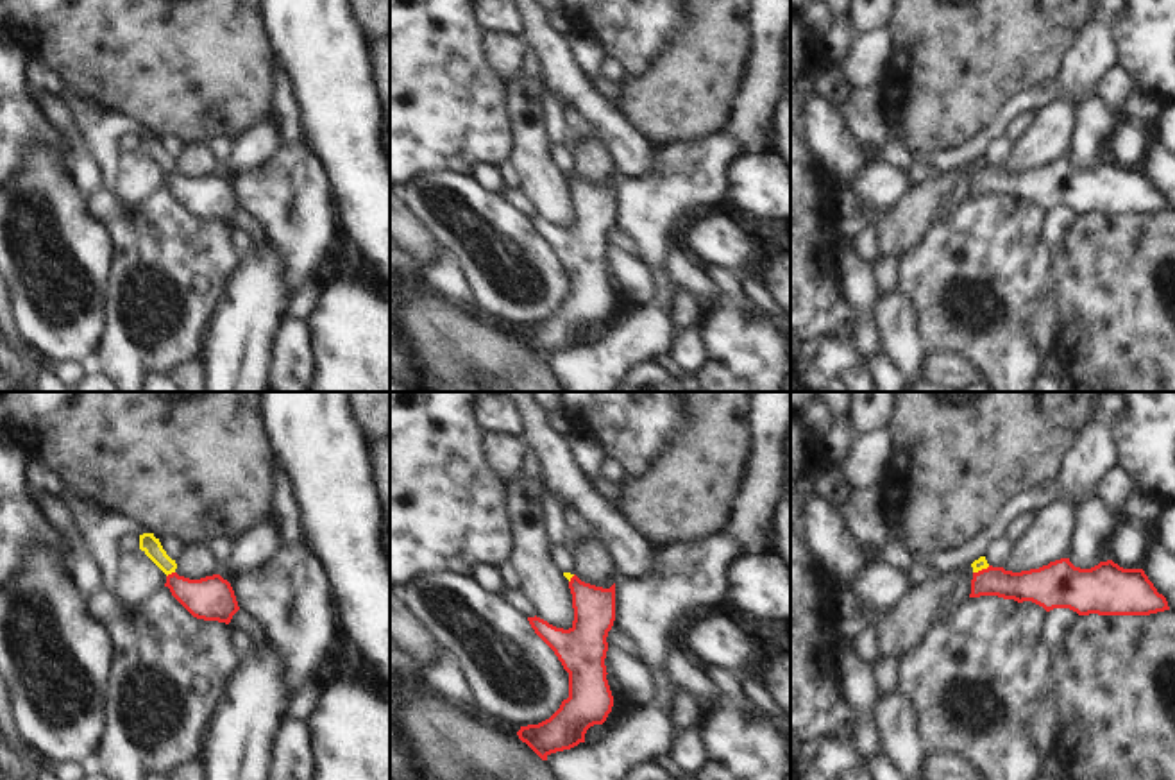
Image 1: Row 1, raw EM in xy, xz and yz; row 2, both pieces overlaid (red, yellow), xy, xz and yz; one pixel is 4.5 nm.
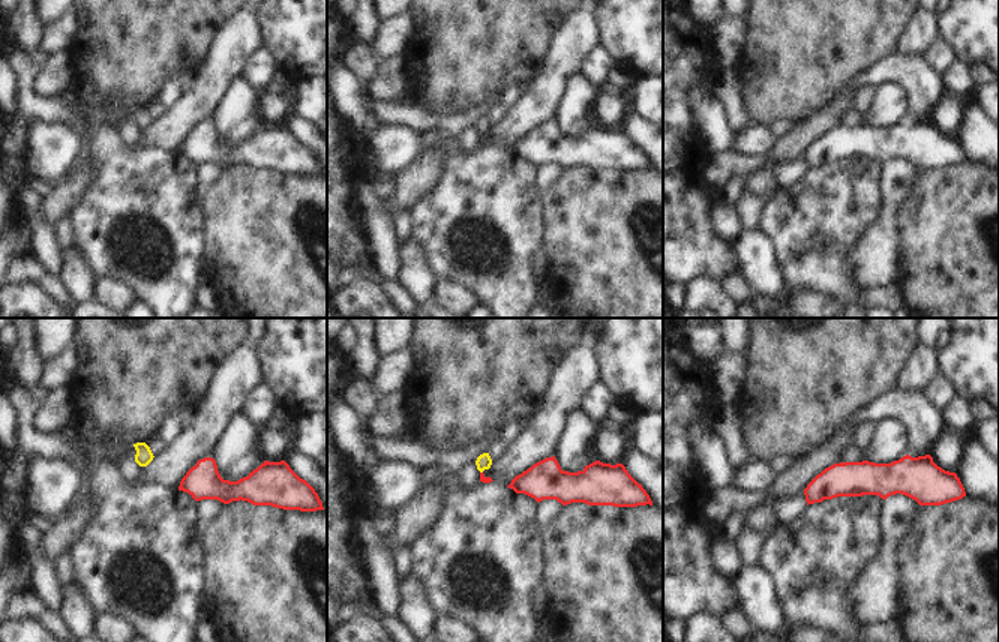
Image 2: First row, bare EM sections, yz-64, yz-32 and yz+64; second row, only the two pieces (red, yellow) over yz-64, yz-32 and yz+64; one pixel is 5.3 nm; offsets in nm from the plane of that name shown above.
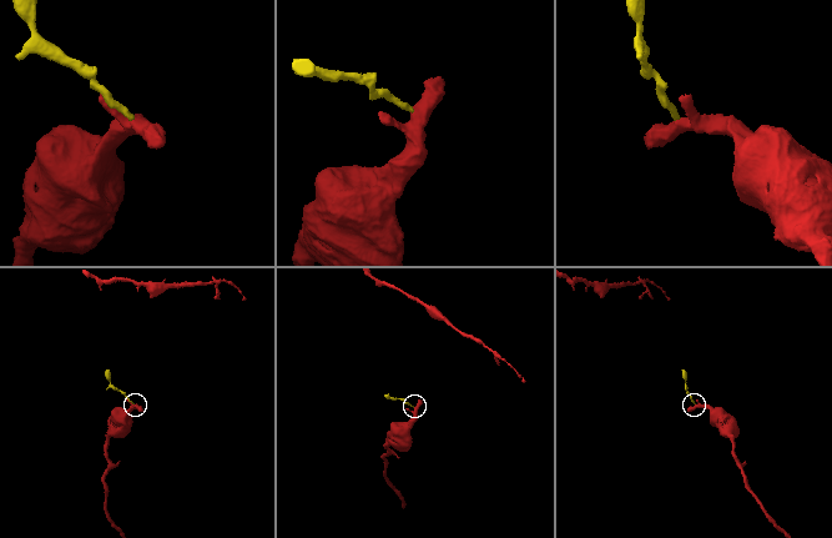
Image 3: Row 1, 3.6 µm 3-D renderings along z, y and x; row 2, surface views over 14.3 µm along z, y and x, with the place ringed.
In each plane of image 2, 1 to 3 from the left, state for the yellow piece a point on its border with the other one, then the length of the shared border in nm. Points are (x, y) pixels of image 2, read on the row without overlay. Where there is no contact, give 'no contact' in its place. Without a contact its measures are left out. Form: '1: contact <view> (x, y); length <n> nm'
1: no contact
2: no contact
3: no contact

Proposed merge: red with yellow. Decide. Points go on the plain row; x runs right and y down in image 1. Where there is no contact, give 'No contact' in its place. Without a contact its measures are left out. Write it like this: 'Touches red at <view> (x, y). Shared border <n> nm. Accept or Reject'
Touches red at xy (172, 172). Shared border 50 nm. Reject.

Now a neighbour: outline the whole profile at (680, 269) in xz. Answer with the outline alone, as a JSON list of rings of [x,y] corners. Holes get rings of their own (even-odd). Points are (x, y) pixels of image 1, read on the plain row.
[[[683,218],[672,231],[669,249],[664,261],[664,272],[671,284],[681,286],[697,299],[708,302],[715,299],[721,292],[708,277],[708,274],[696,263],[681,243],[681,227],[687,218]]]

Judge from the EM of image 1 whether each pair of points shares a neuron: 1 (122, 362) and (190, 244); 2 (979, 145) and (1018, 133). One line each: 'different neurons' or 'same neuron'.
1: same neuron
2: different neurons

